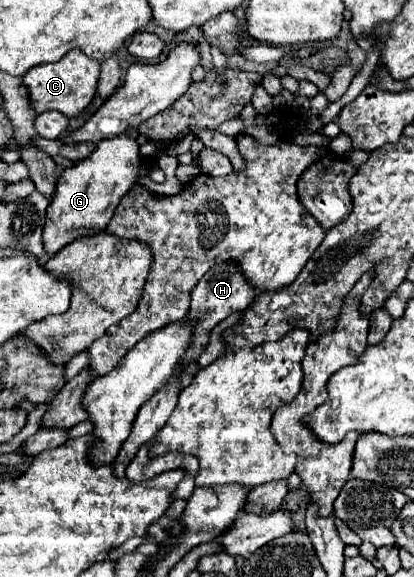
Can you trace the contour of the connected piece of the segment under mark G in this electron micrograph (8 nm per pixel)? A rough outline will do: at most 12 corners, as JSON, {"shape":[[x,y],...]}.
{"shape":[[138,129],[62,171],[46,211],[54,255],[108,225],[138,181]]}

